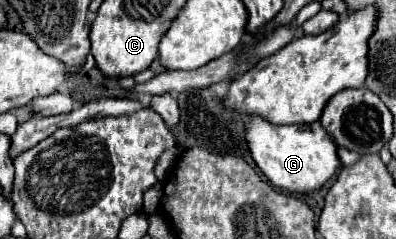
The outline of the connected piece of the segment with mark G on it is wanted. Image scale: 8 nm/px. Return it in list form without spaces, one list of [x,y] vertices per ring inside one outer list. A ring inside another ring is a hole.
[[[251,118],[247,124],[247,142],[259,170],[273,186],[285,192],[315,192],[333,180],[341,168],[337,144],[325,134],[319,122],[311,126],[273,126],[263,118]]]

